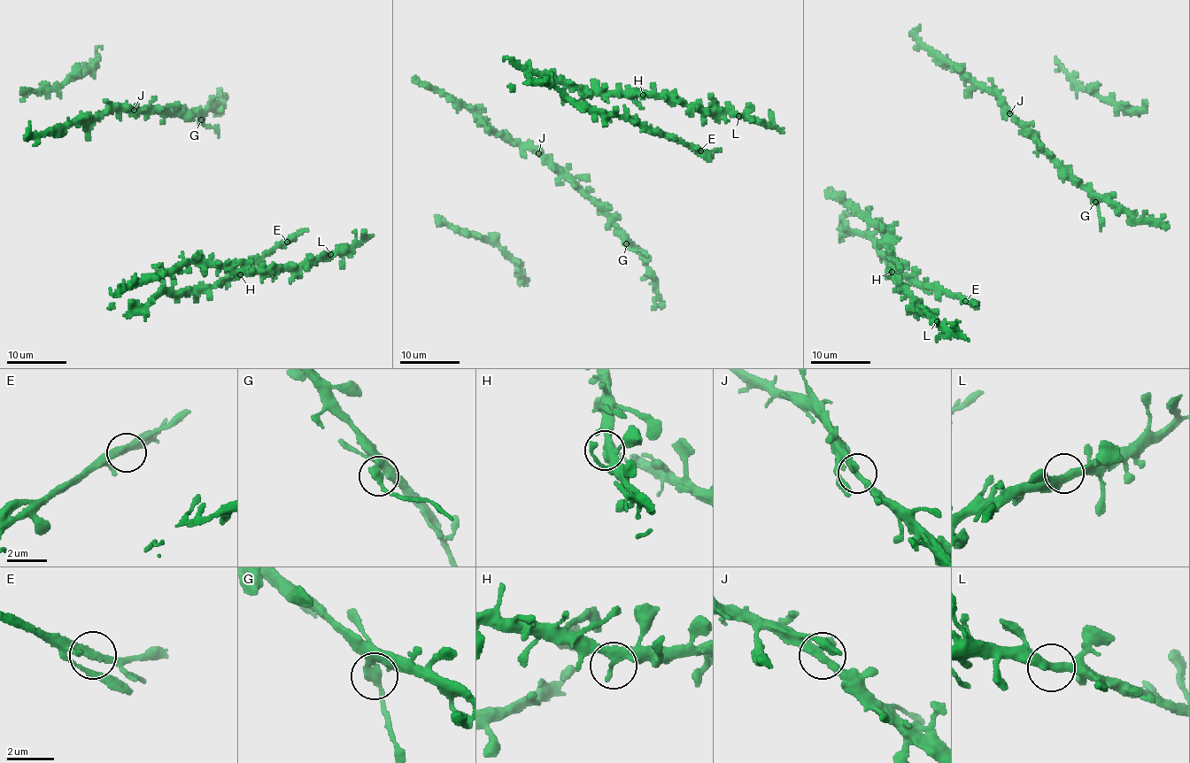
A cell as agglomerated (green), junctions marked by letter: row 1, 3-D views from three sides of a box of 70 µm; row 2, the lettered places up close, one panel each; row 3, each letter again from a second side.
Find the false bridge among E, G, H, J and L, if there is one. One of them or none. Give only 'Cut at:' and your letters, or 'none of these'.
Cut at: G

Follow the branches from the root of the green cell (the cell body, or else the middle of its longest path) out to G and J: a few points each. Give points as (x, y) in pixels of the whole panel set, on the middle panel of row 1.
G: (488, 131), (497, 132), (514, 143), (530, 145), (560, 171), (565, 171), (604, 211), (626, 238), (627, 243)
J: (488, 131), (497, 132), (514, 143), (530, 145), (538, 153)

